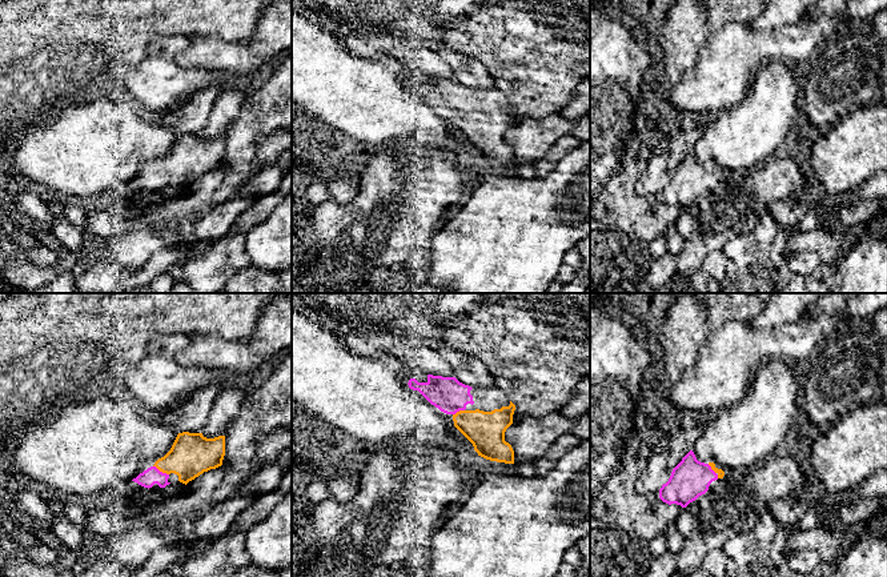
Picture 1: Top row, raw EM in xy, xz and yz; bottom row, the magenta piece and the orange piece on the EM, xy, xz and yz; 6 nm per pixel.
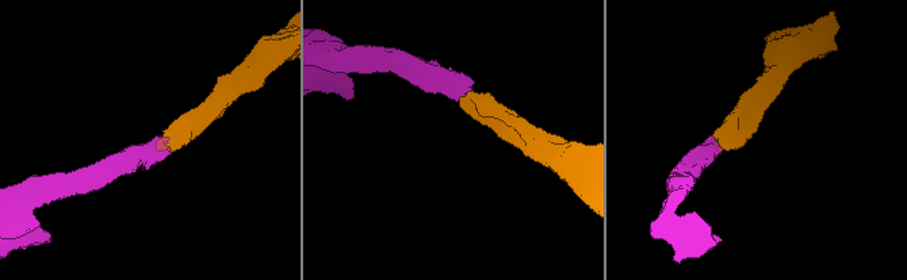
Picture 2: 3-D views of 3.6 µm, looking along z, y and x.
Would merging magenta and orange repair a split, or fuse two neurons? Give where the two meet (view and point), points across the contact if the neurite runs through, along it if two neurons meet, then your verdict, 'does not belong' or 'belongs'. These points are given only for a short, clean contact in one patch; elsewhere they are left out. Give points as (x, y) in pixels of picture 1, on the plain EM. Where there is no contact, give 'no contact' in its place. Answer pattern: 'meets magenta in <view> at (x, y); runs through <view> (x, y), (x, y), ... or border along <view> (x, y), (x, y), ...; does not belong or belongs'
meets magenta in xy at (161, 173); runs through xy (151, 177), (161, 173), (171, 164), (191, 156); belongs

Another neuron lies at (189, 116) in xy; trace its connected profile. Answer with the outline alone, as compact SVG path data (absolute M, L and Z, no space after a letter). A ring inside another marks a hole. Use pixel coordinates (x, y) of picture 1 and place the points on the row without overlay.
M214 79L205 88L194 92L186 100L173 103L157 116L176 136L182 133L201 135L209 119L212 107L222 92L222 83Z

